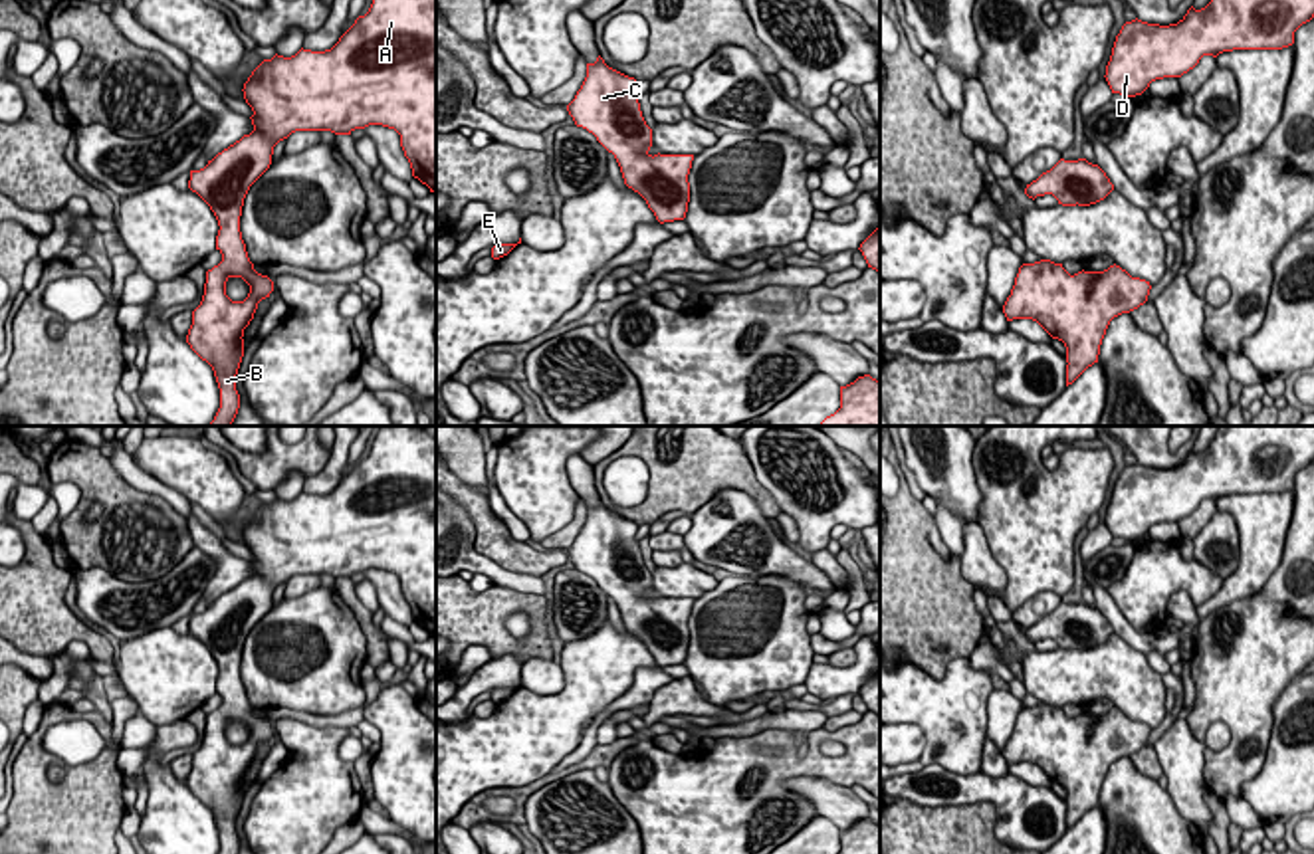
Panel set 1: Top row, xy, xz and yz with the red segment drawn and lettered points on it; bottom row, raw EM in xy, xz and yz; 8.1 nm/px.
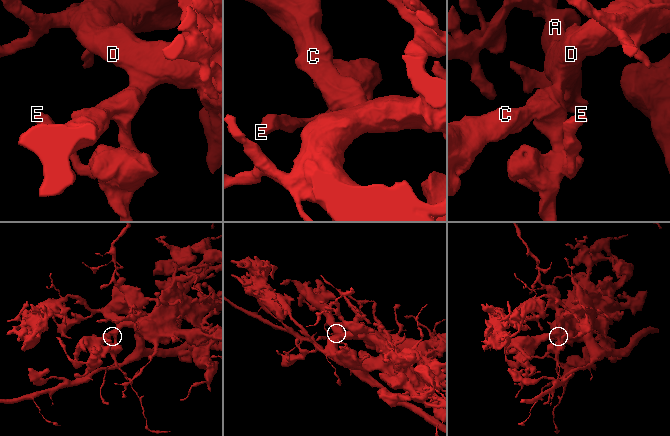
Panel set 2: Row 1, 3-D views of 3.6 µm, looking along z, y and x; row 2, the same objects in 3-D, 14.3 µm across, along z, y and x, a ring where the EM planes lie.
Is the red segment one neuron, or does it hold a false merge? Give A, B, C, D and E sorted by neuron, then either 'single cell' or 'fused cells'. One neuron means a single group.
A B D E / C | fused cells

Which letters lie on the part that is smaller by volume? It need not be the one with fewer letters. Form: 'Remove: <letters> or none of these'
Remove: C

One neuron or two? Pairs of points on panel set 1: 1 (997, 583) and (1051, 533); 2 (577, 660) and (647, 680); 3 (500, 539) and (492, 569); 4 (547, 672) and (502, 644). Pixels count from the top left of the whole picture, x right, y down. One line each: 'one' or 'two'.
1: two
2: two
3: two
4: two

